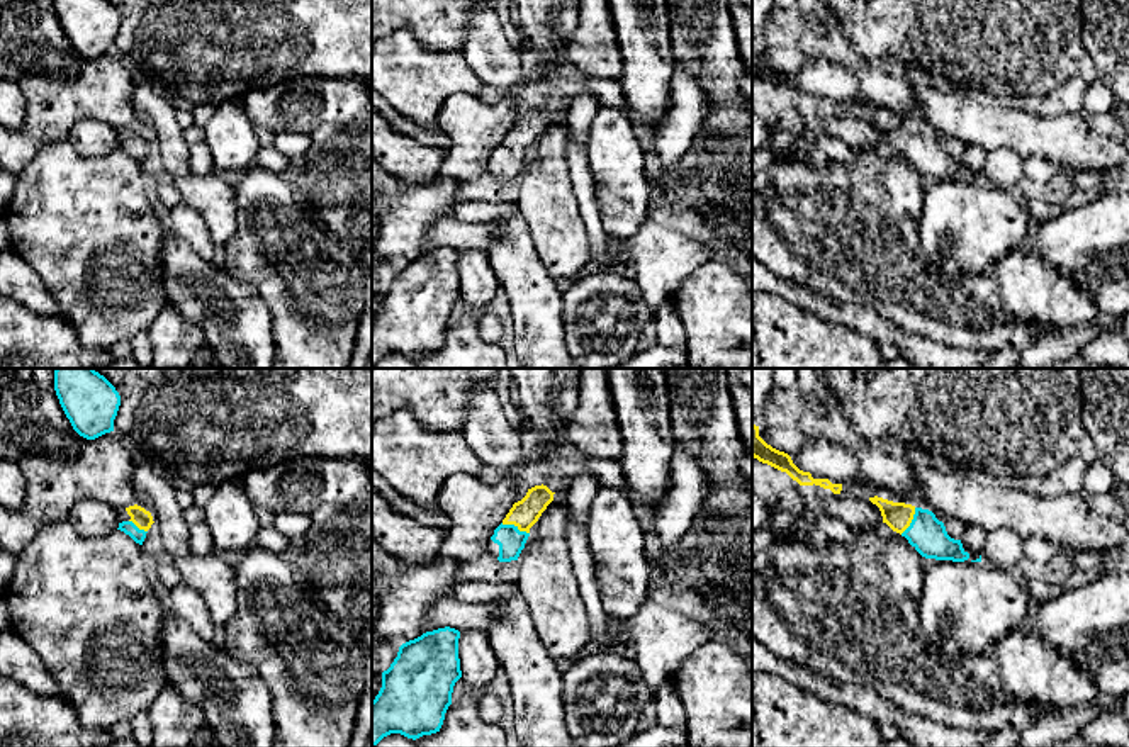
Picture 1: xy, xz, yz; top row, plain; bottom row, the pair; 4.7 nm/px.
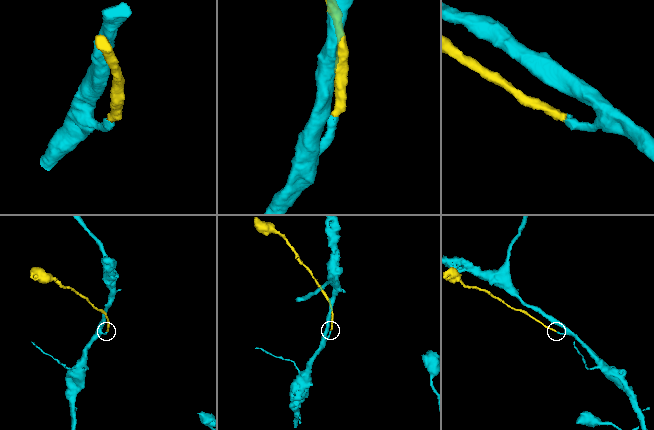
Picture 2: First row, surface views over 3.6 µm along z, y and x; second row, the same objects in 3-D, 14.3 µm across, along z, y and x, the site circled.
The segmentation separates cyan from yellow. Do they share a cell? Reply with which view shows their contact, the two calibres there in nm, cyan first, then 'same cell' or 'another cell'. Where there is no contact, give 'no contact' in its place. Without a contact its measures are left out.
xz | 120/140 nm | same cell

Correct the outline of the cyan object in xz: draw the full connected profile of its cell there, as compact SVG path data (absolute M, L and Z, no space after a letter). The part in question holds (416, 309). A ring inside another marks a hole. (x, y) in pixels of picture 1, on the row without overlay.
M445 246L399 267L394 282L382 292L382 307L372 321L372 367L390 353L416 360L440 351L452 324L453 306L462 297L458 258L458 250Z

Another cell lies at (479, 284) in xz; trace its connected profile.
M460 250L458 278L462 299L470 311L489 304L501 289L489 255L480 250Z

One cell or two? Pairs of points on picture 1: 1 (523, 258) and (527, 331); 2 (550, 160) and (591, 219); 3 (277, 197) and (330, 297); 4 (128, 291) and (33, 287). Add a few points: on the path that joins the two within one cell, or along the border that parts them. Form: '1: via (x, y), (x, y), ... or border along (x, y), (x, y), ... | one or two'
1: via (523, 277), (527, 282), (527, 313) | one
2: border along (566, 155), (578, 211), (588, 231) | two
3: via (280, 223), (280, 238), (304, 272) | one
4: border along (21, 257), (41, 279), (65, 316) | two

